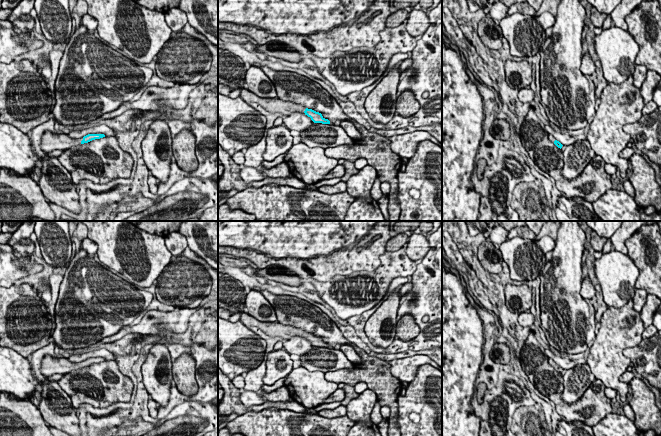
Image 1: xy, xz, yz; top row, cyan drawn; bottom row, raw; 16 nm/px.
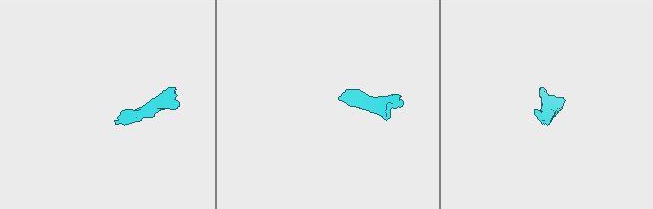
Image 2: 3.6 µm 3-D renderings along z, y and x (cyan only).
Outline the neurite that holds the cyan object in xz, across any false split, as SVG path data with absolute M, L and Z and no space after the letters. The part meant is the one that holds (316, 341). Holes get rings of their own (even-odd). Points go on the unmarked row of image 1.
M240 312L240 317L240 321L246 327L258 327L270 337L281 337L286 341L290 340L293 337L304 337L305 339L310 341L314 347L330 348L330 345L328 343L325 343L321 337L316 336L312 333L305 332L300 328L291 325L283 325L279 322L262 322L255 319L246 312Z

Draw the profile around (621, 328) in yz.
M629 300L621 308L607 307L601 317L601 327L596 334L586 361L595 379L600 380L607 388L619 391L623 403L627 399L628 384L621 382L619 377L627 371L630 364L630 360L624 356L623 351L638 345L645 330L640 313L634 310L633 305L633 300Z

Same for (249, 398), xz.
M243 391L239 399L245 407L262 405L265 402L265 398L254 391Z

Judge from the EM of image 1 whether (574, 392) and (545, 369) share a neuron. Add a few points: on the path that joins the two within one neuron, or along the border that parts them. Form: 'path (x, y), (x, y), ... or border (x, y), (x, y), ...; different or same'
border (586, 389), (574, 402), (566, 403), (561, 398); different

